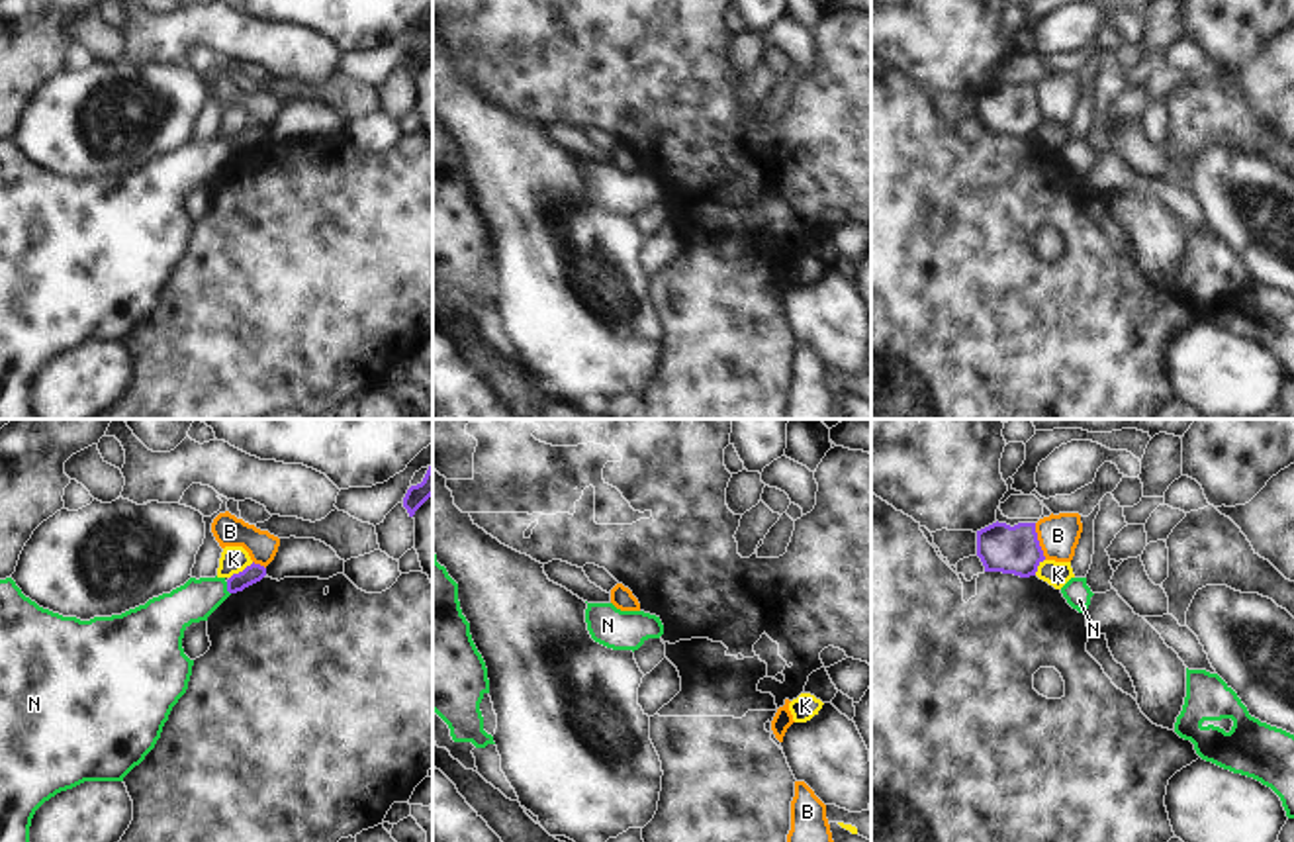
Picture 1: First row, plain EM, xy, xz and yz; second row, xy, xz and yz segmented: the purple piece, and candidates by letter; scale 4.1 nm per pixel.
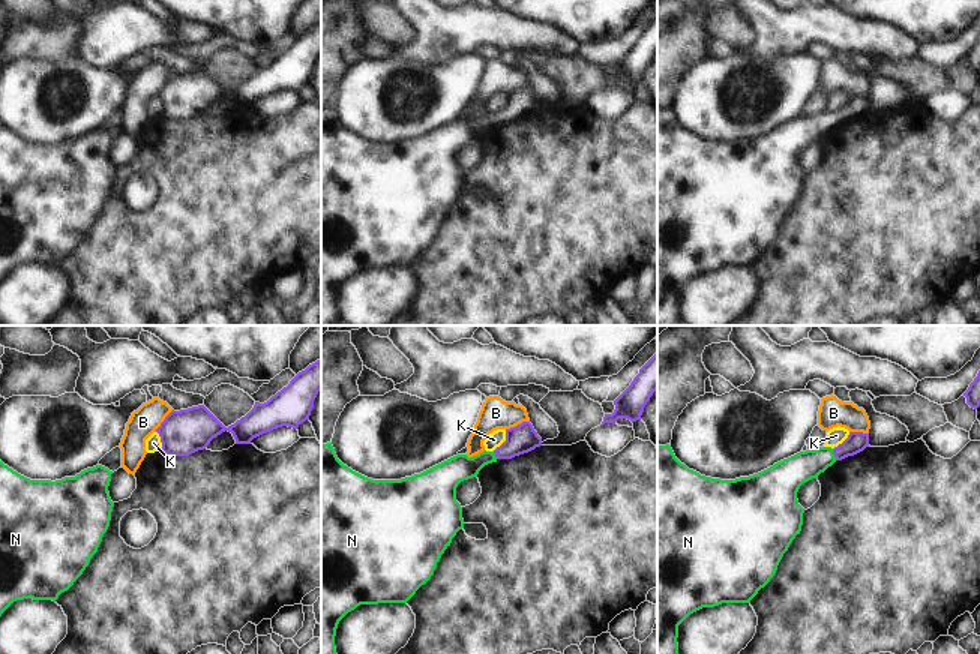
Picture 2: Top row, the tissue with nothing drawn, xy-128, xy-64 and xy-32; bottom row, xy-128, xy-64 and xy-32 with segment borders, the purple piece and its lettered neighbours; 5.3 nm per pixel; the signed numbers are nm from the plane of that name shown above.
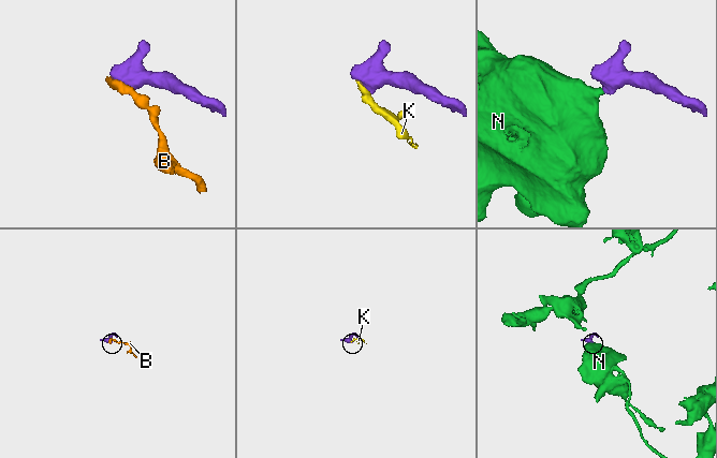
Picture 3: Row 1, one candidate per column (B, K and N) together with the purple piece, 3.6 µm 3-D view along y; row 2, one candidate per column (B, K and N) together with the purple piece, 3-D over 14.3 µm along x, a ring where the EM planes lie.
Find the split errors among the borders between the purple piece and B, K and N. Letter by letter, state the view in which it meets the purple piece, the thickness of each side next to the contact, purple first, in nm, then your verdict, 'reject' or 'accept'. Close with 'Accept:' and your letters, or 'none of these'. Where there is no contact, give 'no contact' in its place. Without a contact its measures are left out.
B: meets purple in yz; 190 nm thick on the purple side, 170 nm on the other; reject
K: meets purple in xy; 80 nm thick on the purple side, 110 nm on the other; reject
N: meets purple in xy; 80 nm thick on the purple side, 170 nm on the other; accept
Accept: N

